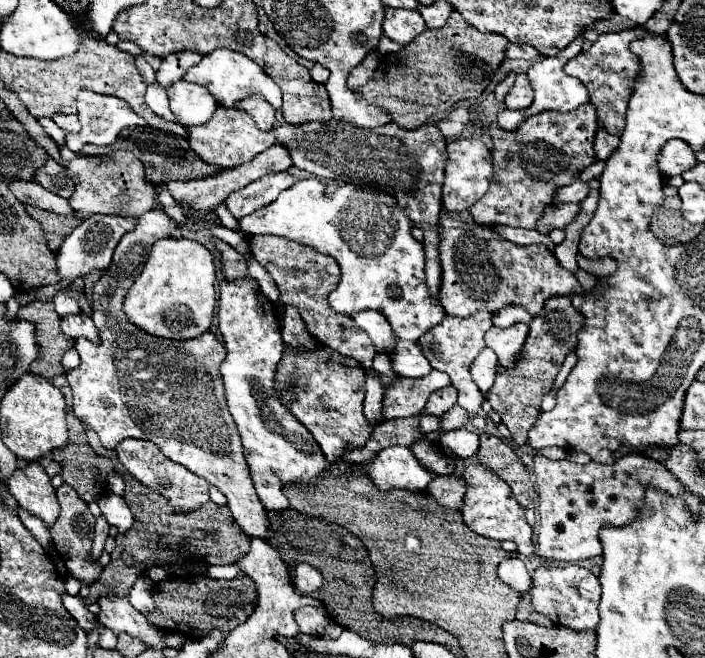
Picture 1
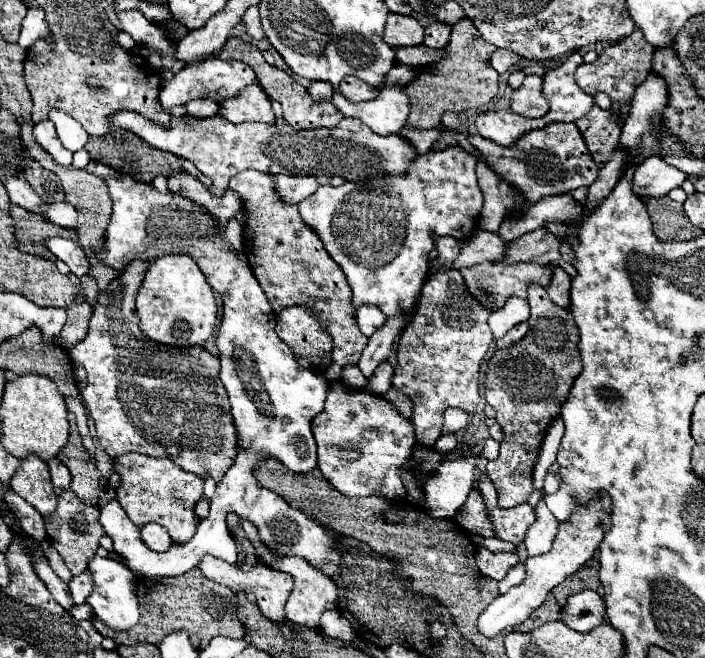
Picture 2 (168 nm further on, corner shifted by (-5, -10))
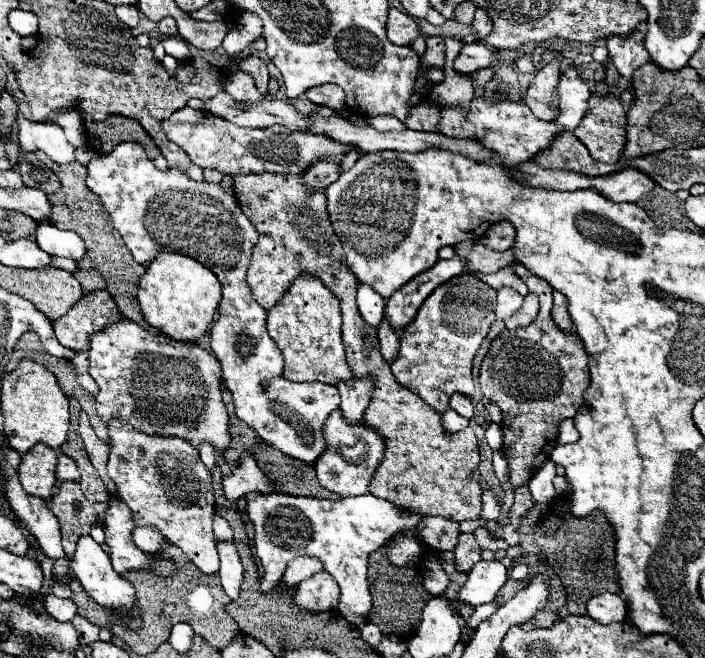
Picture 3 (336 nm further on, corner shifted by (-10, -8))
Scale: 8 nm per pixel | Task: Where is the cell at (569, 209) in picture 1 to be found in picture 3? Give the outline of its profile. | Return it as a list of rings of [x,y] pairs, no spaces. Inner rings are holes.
[[[462,241],[460,245],[454,245],[454,253],[466,259],[466,273],[496,273],[502,267],[516,263],[510,249],[500,253],[484,247],[480,241]]]

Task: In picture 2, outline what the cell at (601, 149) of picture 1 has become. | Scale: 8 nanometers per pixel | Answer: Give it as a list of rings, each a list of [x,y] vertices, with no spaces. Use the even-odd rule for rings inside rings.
[[[597,105],[583,119],[577,119],[575,125],[581,129],[593,161],[603,167],[619,145],[621,125],[611,119],[609,111],[603,111]]]

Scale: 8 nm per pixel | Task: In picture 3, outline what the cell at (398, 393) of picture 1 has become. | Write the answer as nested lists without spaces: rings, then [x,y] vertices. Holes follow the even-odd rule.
[[[336,409],[326,419],[324,437],[326,437],[326,451],[322,453],[322,457],[316,463],[318,483],[324,489],[328,489],[340,497],[354,497],[354,495],[368,493],[368,485],[374,475],[374,469],[384,455],[384,439],[376,431],[366,427],[364,421],[360,421],[356,425],[344,423],[340,409]]]

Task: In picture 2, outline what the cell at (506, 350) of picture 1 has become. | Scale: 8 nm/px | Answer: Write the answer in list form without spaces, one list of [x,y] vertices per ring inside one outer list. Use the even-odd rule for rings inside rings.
[[[519,323],[515,325],[501,341],[497,341],[497,349],[503,349],[503,347],[511,347],[511,343],[517,343],[517,339],[523,339],[529,331],[529,325],[527,323]]]

